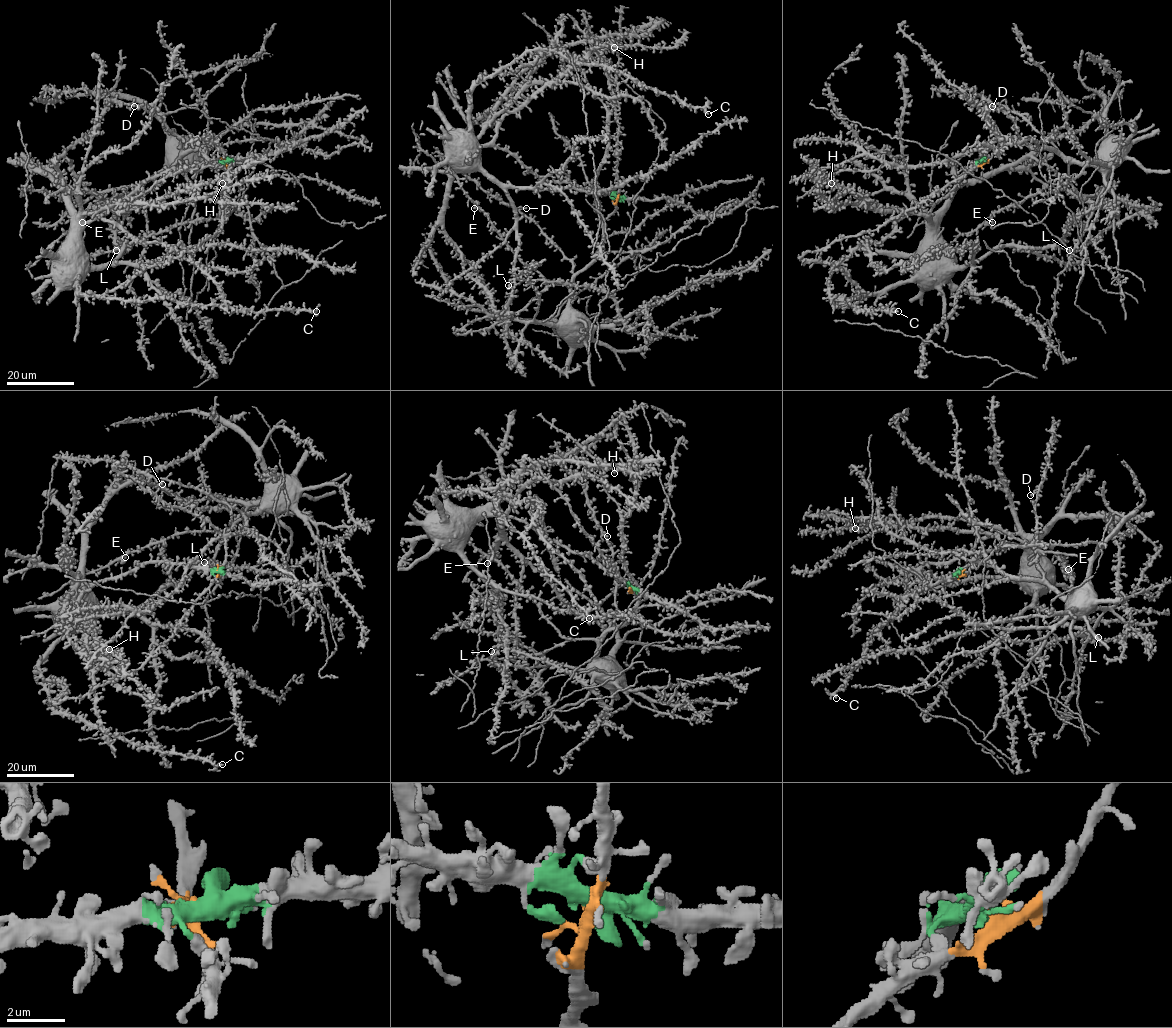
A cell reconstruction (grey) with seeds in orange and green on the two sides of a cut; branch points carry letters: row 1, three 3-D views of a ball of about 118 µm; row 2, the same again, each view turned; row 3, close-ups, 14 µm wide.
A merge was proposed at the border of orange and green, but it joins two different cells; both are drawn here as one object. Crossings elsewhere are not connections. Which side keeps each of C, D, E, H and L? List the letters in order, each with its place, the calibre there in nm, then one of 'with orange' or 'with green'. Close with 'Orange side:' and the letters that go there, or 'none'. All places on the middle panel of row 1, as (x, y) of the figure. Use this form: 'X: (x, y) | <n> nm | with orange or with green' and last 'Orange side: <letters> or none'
C: (708, 114) | 320 nm | with green
D: (526, 208) | 340 nm | with orange
E: (474, 208) | 300 nm | with orange
H: (614, 47) | 320 nm | with green
L: (508, 285) | 360 nm | with green
Orange side: D, E

